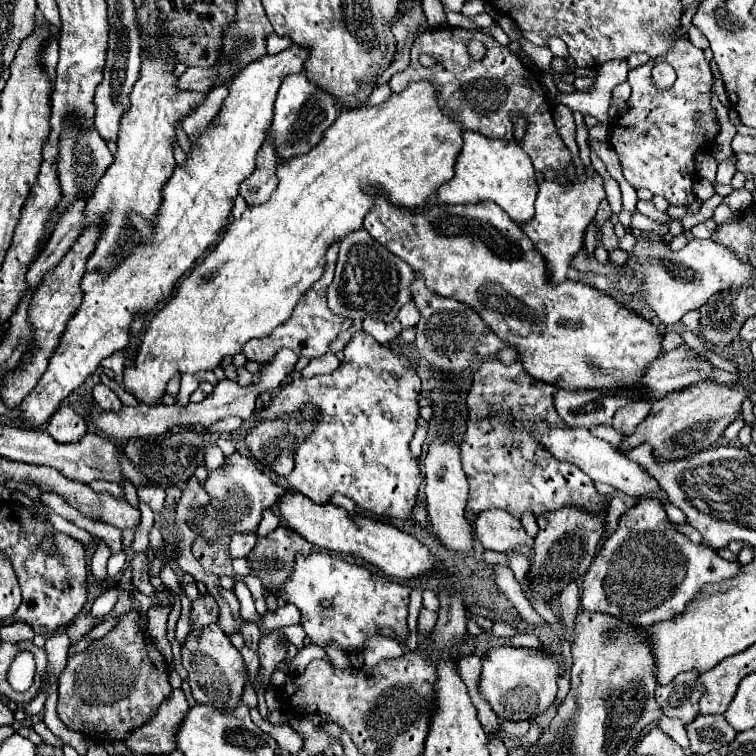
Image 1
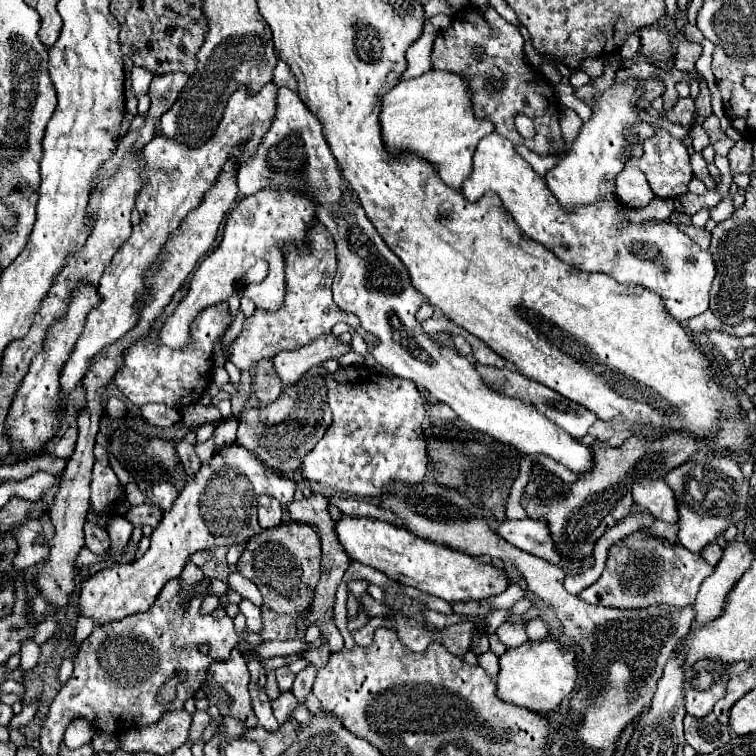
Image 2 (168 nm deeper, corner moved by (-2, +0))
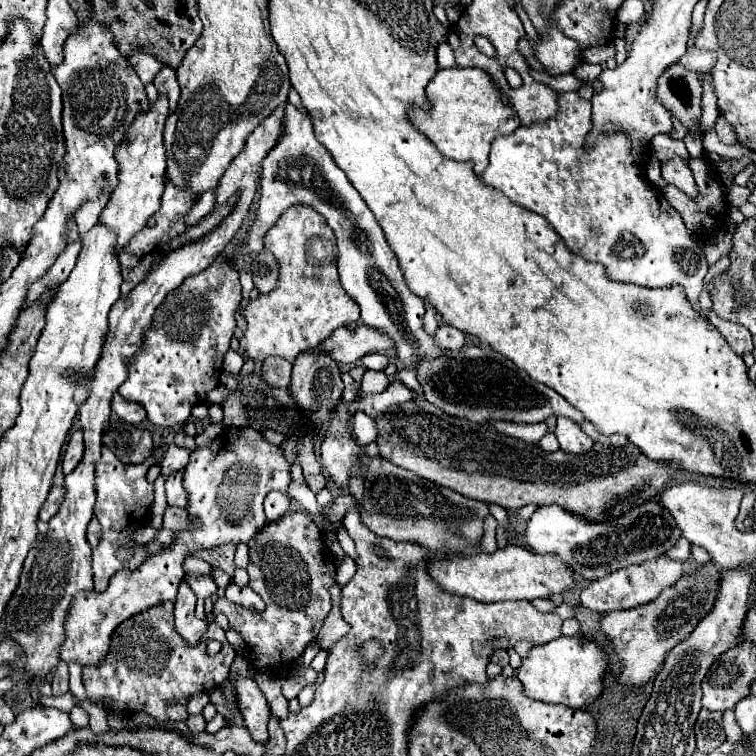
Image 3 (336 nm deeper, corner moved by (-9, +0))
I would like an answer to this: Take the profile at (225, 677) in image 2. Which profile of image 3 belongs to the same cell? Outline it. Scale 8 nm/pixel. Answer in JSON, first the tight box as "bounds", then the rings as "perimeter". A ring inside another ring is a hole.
{"bounds":[235,677,271,743],"perimeter":[[[239,677],[235,681],[235,695],[237,695],[237,703],[239,703],[239,711],[243,715],[245,727],[249,729],[253,741],[267,743],[267,739],[269,739],[267,723],[269,723],[271,711],[265,701],[265,695],[255,685],[255,681],[249,677]]]}

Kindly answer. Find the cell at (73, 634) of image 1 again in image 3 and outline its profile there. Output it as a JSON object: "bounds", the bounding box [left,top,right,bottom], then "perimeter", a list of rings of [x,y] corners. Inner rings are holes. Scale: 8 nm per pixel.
{"bounds":[79,701,109,735],"perimeter":[[[79,701],[79,705],[89,713],[91,717],[91,723],[89,723],[89,729],[97,735],[103,735],[109,731],[107,727],[107,711],[101,707],[101,705],[95,705],[95,703],[87,703],[87,701]]]}

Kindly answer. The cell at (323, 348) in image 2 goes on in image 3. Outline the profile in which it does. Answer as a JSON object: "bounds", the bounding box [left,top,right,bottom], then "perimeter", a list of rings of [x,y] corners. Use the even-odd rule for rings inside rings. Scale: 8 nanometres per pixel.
{"bounds":[321,325,395,363],"perimeter":[[[357,325],[353,331],[349,331],[347,327],[333,331],[333,335],[327,337],[321,345],[337,363],[357,363],[363,355],[383,353],[395,343],[389,335],[381,333],[379,329]]]}

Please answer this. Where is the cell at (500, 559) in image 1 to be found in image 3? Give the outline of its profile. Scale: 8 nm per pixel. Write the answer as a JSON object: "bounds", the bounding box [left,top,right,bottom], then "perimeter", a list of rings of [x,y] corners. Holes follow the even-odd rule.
{"bounds":[480,515,498,553],"perimeter":[[[489,515],[484,522],[484,535],[480,544],[480,550],[485,553],[494,553],[498,549],[496,542],[497,521]]]}

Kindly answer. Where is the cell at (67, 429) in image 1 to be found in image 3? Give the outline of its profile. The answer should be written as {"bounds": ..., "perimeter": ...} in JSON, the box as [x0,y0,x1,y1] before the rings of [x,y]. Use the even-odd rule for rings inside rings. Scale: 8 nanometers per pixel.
{"bounds":[63,431,83,475],"perimeter":[[[75,431],[71,433],[69,437],[69,443],[67,443],[67,449],[65,449],[65,455],[63,455],[63,473],[69,475],[81,461],[83,457],[83,433],[81,431]]]}

